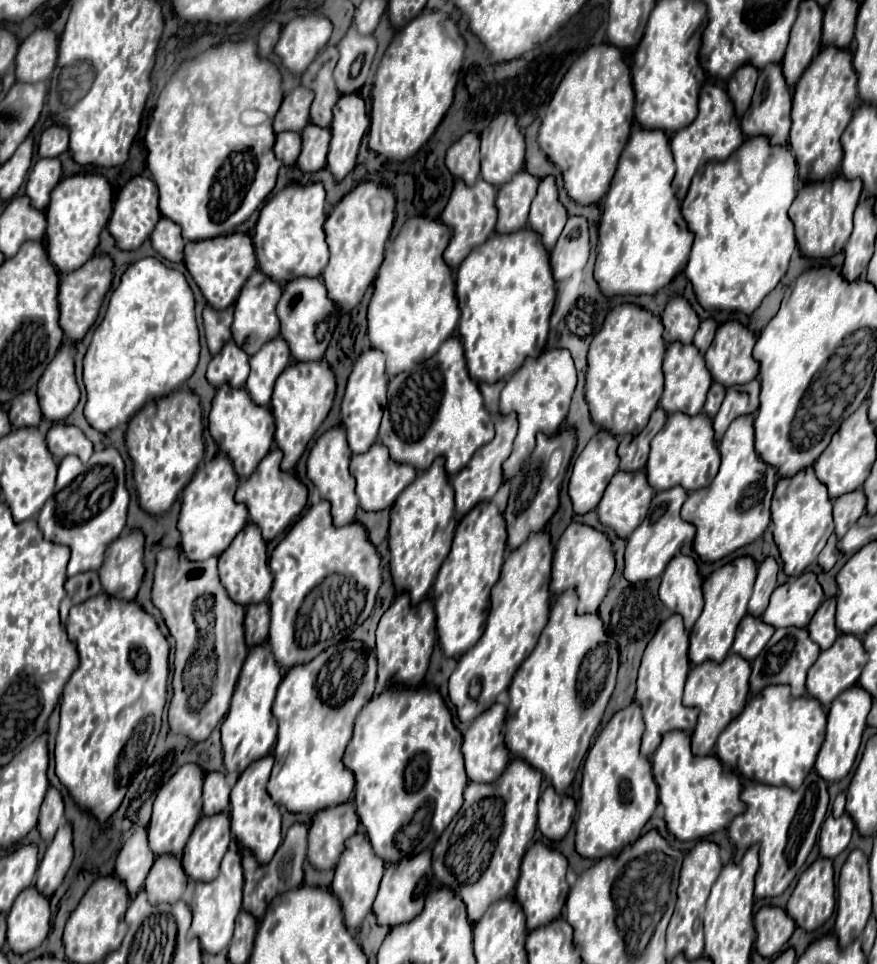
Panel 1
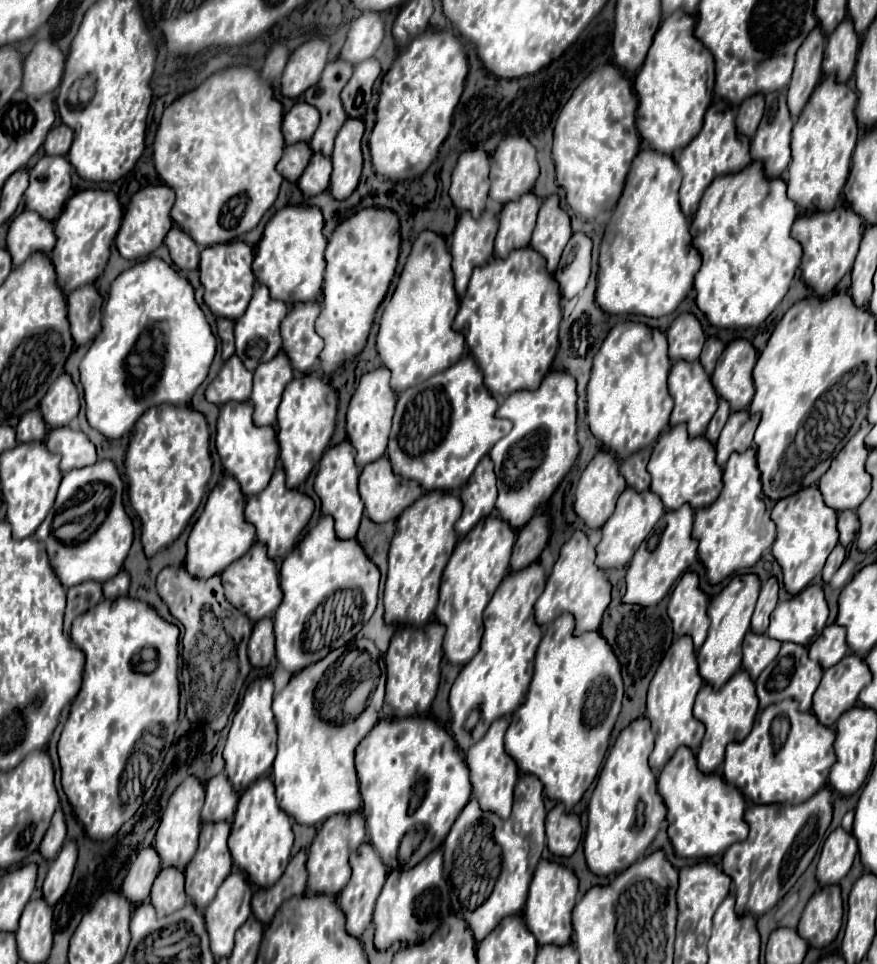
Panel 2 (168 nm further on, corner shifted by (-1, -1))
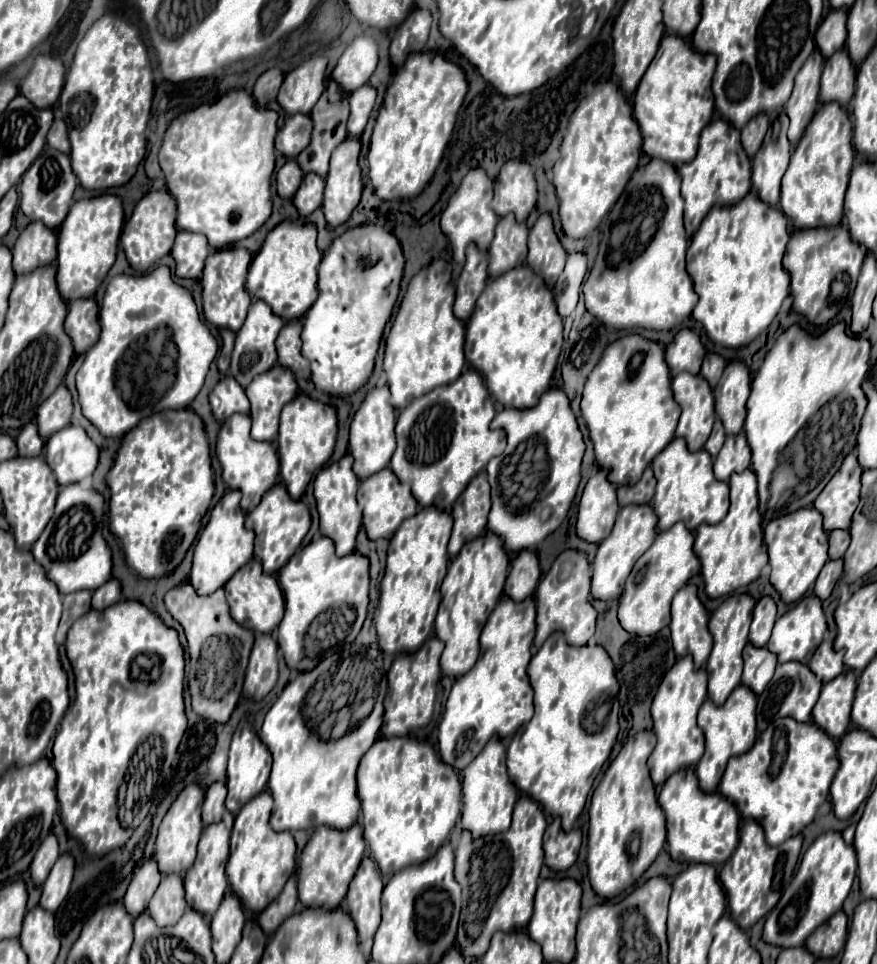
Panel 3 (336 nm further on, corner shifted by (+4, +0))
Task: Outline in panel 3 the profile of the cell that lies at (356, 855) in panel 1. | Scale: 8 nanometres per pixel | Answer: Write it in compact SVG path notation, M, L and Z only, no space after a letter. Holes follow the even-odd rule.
M364 857L346 895L348 913L356 925L358 941L370 943L380 925L380 893L384 879L370 857Z

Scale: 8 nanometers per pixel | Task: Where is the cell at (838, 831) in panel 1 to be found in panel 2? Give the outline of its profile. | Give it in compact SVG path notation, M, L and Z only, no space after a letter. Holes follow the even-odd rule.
M843 828L833 830L823 844L817 862L817 870L815 870L817 886L819 888L837 886L851 870L857 852L859 852L857 840L851 834L847 834Z

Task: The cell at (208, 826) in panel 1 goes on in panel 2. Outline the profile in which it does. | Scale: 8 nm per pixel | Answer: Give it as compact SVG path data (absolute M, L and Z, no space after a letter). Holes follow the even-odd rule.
M207 822L201 826L201 838L199 838L199 848L197 854L193 856L193 860L189 862L189 866L185 868L185 892L189 896L189 900L203 912L209 902L215 898L221 882L229 876L231 868L233 868L233 860L231 860L231 852L227 846L229 840L229 832L231 832L231 824L229 822Z

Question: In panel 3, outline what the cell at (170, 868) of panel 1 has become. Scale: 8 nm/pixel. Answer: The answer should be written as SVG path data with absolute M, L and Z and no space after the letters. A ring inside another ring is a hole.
M178 873L164 875L156 893L152 895L148 903L148 913L156 921L156 925L166 927L174 925L186 909L186 899L184 899L184 885L182 877Z

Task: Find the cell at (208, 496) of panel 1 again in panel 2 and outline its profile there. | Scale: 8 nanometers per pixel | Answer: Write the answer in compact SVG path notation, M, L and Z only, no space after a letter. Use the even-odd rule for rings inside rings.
M225 476L209 494L207 504L195 522L189 540L187 540L187 560L185 560L185 570L193 578L211 578L213 574L221 574L225 566L241 558L249 546L255 542L255 530L253 524L245 522L243 508L245 508L247 498L243 496L239 484L235 478Z

